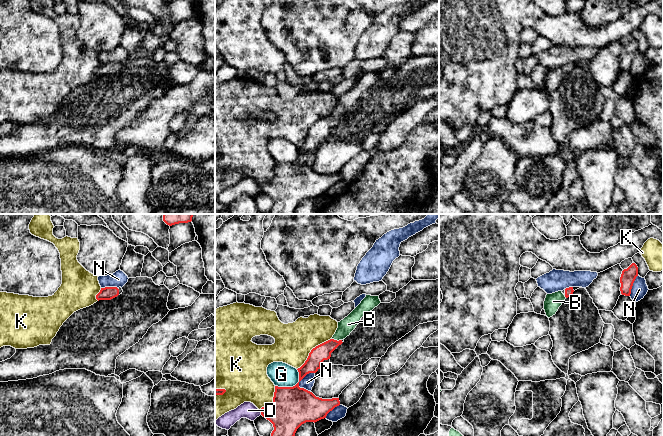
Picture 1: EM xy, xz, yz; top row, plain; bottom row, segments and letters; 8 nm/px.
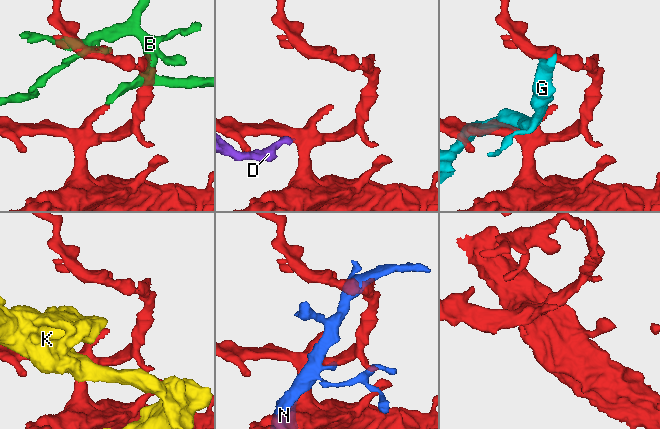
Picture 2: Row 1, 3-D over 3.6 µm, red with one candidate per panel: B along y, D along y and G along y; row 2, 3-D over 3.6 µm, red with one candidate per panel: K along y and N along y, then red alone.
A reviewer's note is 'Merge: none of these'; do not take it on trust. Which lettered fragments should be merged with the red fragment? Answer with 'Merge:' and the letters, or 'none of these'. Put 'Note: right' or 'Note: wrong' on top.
Note: wrong
Merge: B

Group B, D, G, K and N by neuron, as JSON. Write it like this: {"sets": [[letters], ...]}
{"sets": [["B"], ["D"], ["G"], ["K"], ["N"]]}

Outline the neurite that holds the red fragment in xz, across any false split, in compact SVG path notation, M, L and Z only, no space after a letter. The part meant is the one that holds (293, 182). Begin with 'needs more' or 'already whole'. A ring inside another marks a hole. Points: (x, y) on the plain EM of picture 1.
already whole; M299 158L293 163L275 162L273 178L260 185L261 191L269 196L274 203L270 214L294 214L297 205L306 198L317 198L326 194L327 190L340 181L339 174L322 175L312 168L299 163Z

